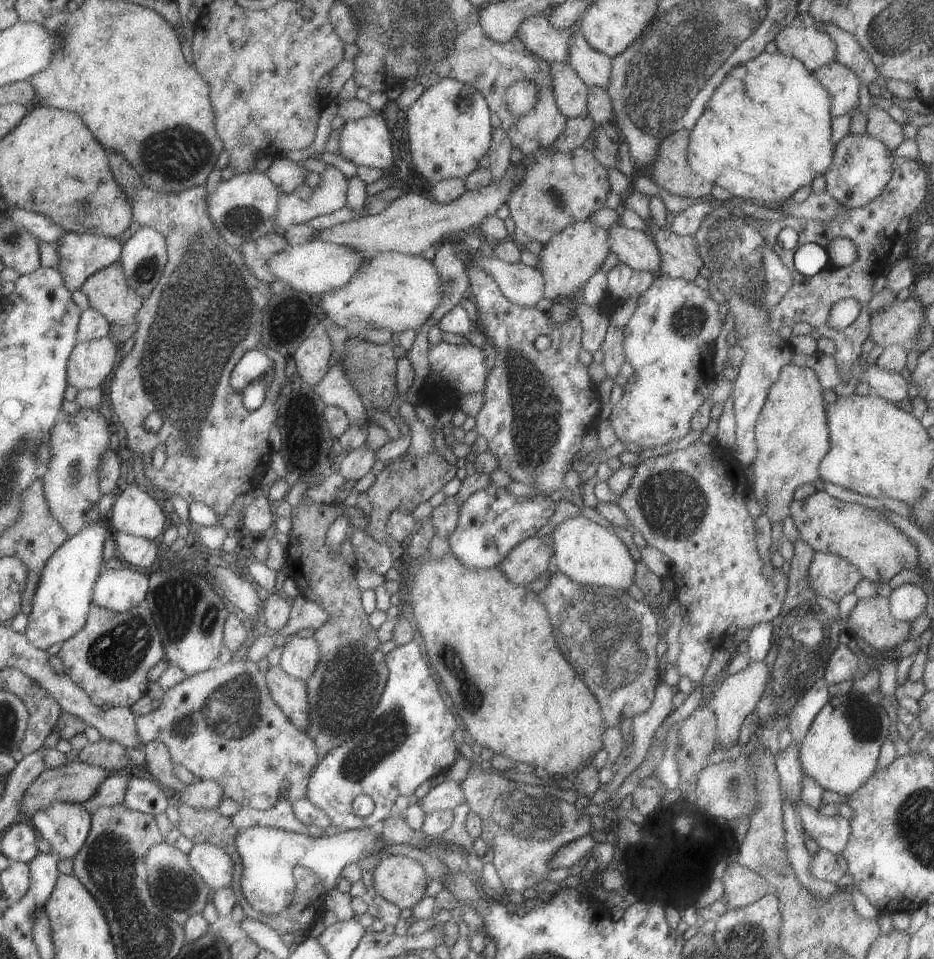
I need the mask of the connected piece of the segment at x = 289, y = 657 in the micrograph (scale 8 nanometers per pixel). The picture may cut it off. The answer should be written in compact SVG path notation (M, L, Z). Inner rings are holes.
M293 635L282 648L279 664L291 676L308 681L319 660L319 646L313 637Z

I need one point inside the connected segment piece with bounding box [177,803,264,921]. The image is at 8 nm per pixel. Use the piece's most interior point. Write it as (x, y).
(200, 825)

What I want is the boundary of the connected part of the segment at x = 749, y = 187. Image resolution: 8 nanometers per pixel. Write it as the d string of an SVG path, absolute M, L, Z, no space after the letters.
M761 52L757 56L746 60L743 64L733 67L722 81L713 89L712 96L705 103L700 117L695 121L693 128L689 130L688 143L686 146L687 164L693 174L699 175L702 179L717 184L727 190L731 197L739 197L743 200L750 200L757 204L775 207L785 200L790 200L793 192L799 187L811 183L811 180L818 174L828 171L832 163L834 148L829 142L831 136L831 115L830 100L828 92L817 82L817 79L801 64L795 57L788 57L779 52Z

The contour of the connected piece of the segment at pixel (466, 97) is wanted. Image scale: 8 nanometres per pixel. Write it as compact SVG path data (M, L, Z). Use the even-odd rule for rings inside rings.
M443 79L426 87L407 107L407 142L413 170L430 183L469 176L491 144L489 116L484 96L471 85Z

